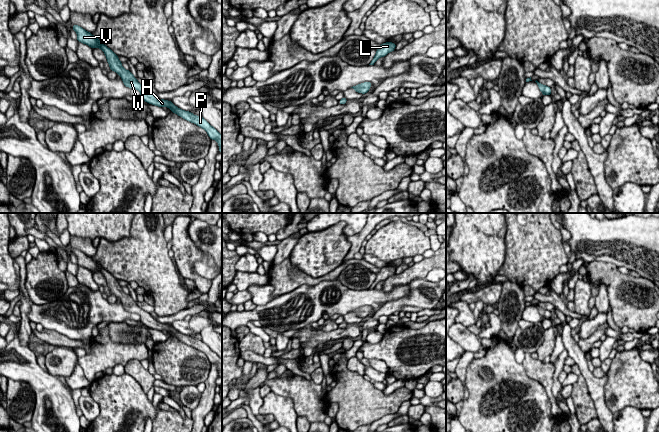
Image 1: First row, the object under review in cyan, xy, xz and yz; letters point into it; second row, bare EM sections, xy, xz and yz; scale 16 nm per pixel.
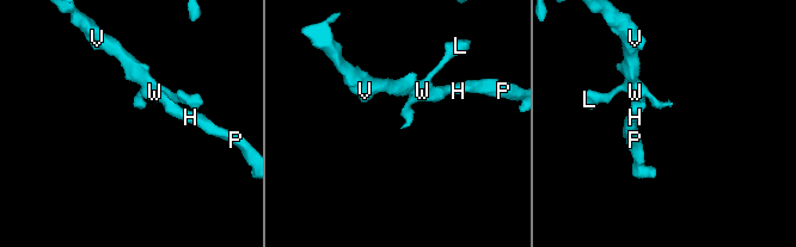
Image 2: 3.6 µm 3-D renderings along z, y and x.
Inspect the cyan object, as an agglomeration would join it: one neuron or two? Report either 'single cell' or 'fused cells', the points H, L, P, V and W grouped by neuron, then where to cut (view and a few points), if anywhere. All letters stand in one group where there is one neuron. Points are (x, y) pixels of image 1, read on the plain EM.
single cell | H L P V W | no cut

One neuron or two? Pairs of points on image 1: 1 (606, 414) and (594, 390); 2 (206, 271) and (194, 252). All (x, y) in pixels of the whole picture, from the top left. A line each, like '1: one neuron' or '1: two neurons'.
1: one neuron
2: two neurons

